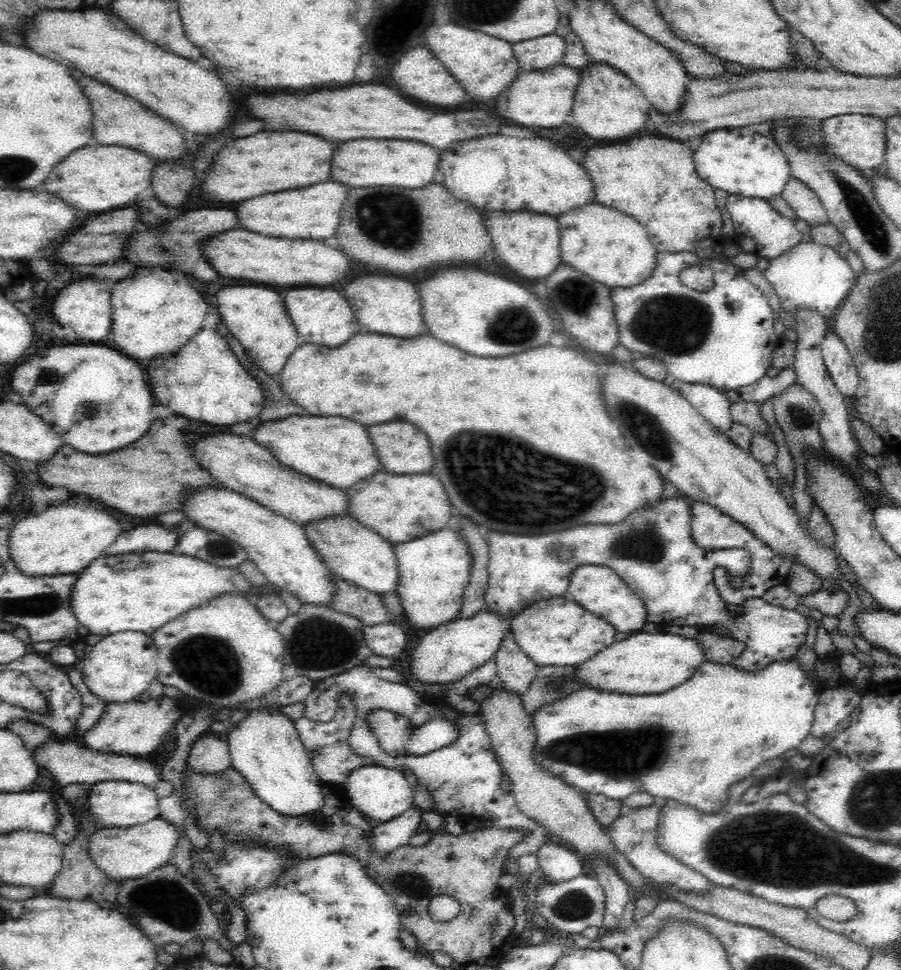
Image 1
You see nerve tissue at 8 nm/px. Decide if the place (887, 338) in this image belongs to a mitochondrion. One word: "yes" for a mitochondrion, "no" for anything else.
yes

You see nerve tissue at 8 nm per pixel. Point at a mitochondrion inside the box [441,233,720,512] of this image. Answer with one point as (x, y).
(677, 325)

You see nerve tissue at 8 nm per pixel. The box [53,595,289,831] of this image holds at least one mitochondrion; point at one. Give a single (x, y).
(210, 664)

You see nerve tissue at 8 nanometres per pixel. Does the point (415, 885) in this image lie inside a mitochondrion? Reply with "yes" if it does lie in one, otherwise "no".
yes

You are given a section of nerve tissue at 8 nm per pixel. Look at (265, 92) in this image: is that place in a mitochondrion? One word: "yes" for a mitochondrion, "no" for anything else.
no

